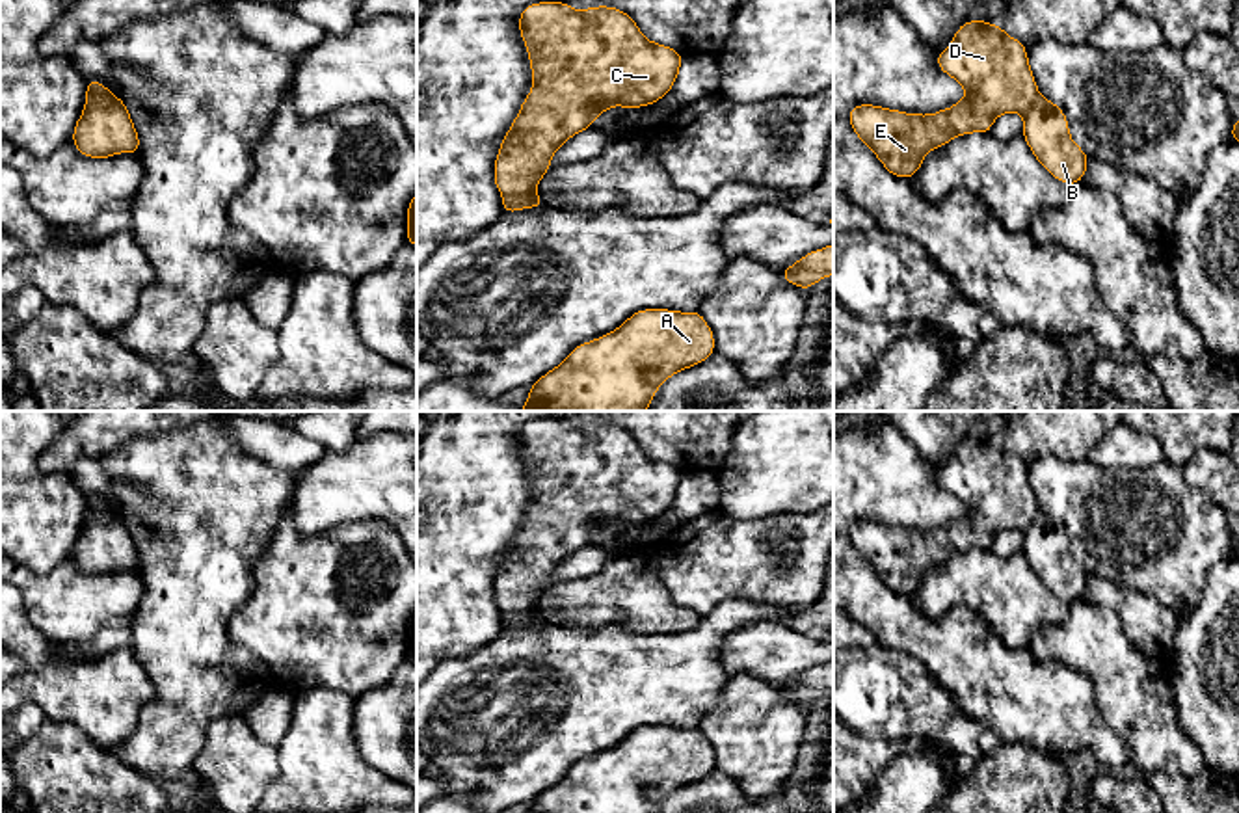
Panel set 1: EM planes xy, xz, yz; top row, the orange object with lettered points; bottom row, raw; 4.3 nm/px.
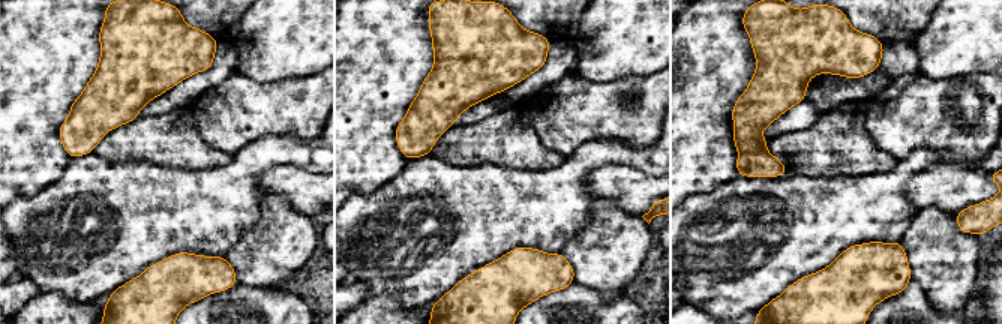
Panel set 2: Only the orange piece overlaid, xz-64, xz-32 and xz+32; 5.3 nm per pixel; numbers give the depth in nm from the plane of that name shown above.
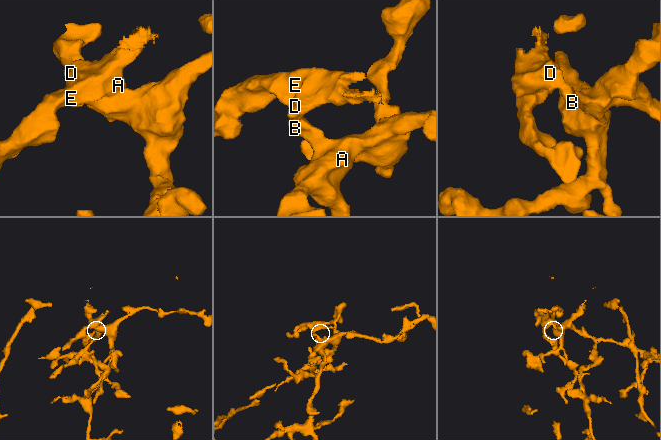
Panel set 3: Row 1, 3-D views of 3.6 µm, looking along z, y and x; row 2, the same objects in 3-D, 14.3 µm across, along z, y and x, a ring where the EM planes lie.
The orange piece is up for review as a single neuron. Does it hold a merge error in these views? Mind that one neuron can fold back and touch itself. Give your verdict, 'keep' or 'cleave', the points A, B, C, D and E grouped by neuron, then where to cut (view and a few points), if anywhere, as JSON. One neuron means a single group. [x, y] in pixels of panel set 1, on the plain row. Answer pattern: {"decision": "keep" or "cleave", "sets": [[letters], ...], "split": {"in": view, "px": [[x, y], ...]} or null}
{"decision": "cleave", "sets": [["A", "B"], ["C", "D", "E"]], "split": {"in": "xz", "px": [[534, 607], [503, 614]]}}

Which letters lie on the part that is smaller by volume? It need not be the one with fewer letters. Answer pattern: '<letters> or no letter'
C, D, E

